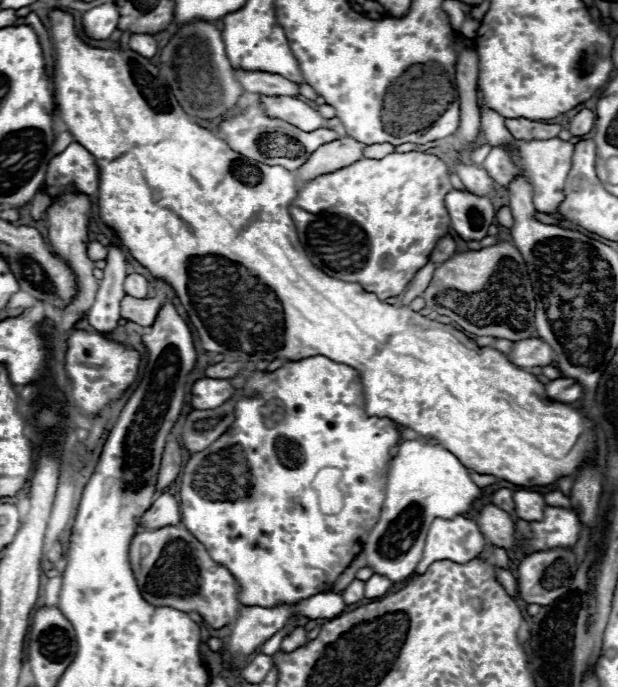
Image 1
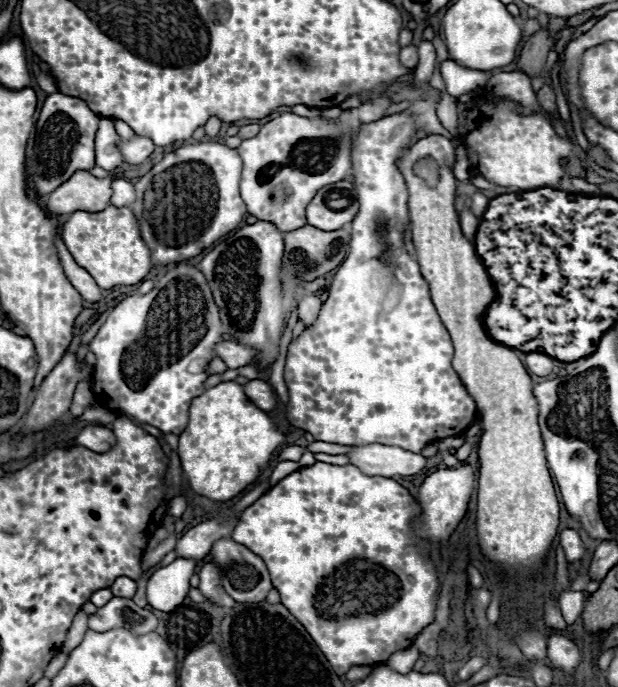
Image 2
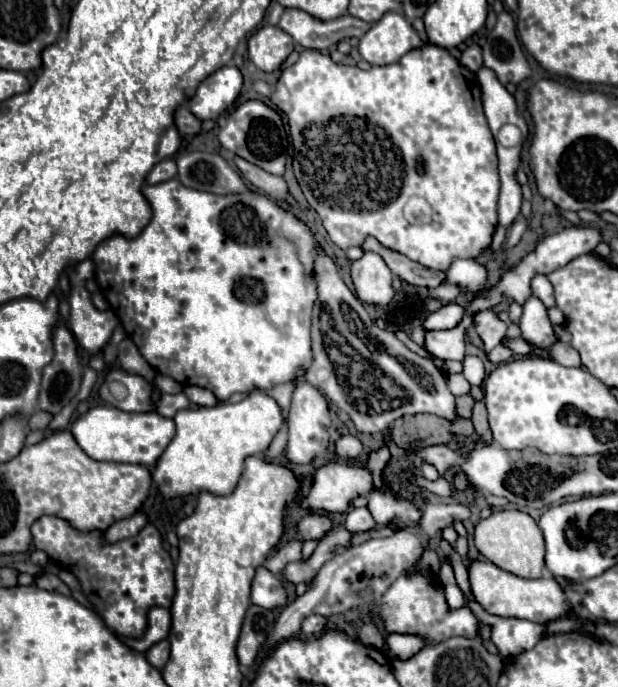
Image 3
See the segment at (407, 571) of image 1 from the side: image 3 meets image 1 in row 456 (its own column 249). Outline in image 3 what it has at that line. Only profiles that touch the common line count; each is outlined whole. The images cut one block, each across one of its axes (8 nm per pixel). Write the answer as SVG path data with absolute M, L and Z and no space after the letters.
M252 390L236 404L220 402L216 406L180 410L174 416L174 422L176 436L166 446L152 474L164 500L200 492L210 492L216 496L232 494L242 474L244 460L248 456L262 454L270 446L276 432L284 426L284 416L282 408L272 396L262 390Z

